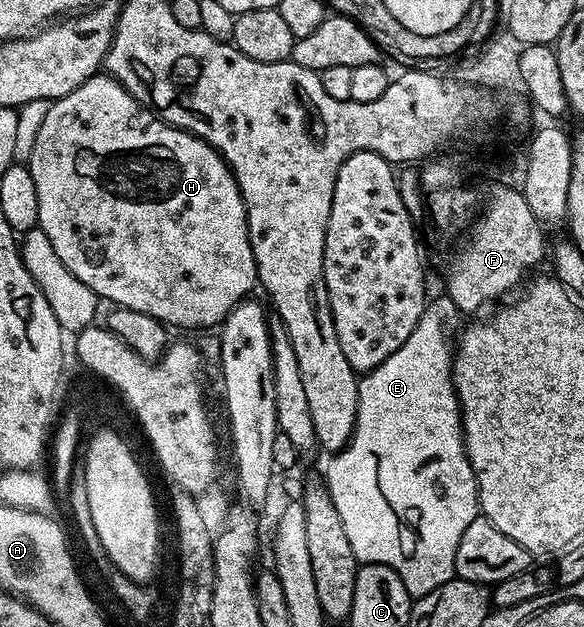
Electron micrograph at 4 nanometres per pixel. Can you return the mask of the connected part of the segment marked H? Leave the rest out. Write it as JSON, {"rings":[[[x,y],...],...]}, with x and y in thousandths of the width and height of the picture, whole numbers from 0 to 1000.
{"rings":[[[166,116],[151,124],[146,132],[134,136],[134,142],[127,142],[120,148],[113,148],[113,155],[94,159],[91,163],[86,180],[79,180],[79,193],[72,193],[72,207],[67,209],[65,219],[58,226],[57,242],[51,244],[51,254],[45,262],[48,273],[57,279],[58,300],[63,309],[65,321],[65,362],[74,367],[86,381],[92,399],[99,404],[99,410],[106,413],[106,421],[113,423],[120,435],[134,442],[142,455],[151,455],[161,469],[168,470],[173,478],[187,477],[187,485],[214,490],[216,493],[229,493],[236,499],[250,499],[257,506],[269,509],[272,515],[286,518],[289,523],[300,522],[365,522],[375,523],[382,517],[384,507],[396,499],[401,491],[420,477],[433,469],[432,463],[440,463],[442,447],[438,442],[438,418],[435,416],[435,404],[428,391],[428,378],[425,376],[425,354],[421,352],[421,333],[414,321],[414,308],[408,301],[404,285],[397,281],[397,271],[390,268],[387,255],[375,247],[366,236],[356,230],[351,222],[341,222],[336,215],[329,215],[322,209],[313,209],[303,203],[295,203],[279,190],[269,187],[248,166],[240,164],[231,155],[183,116]]]}

